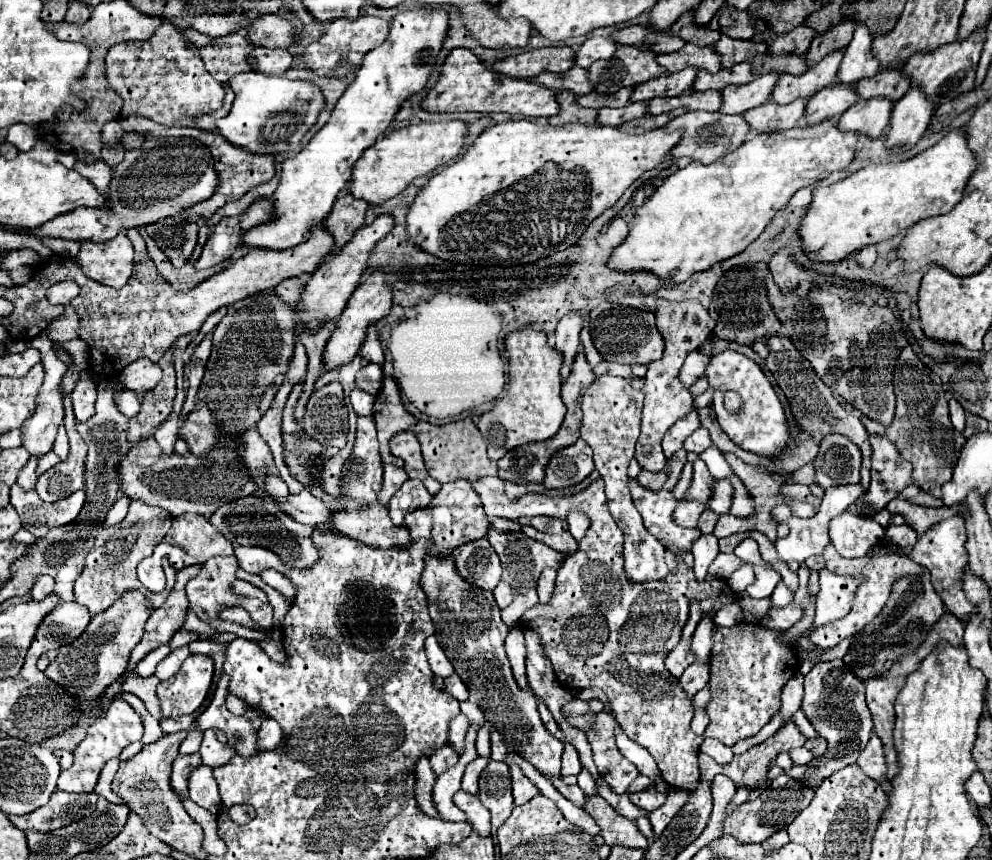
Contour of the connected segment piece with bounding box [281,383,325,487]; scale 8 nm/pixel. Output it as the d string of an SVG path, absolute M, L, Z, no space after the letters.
M297 383L293 391L289 393L289 399L283 409L283 441L285 441L285 465L289 467L289 473L293 479L297 479L301 485L309 487L317 479L315 459L321 457L325 451L323 445L313 441L303 431L303 425L295 419L295 405L303 393L303 383Z

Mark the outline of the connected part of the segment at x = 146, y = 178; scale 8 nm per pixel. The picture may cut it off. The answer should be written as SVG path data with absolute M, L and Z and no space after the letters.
M191 137L147 139L143 147L127 151L125 159L115 167L115 175L109 185L111 209L75 209L73 213L65 213L65 217L55 217L53 221L49 221L49 225L41 225L41 229L29 229L21 233L29 233L35 237L103 243L129 227L149 225L153 221L181 213L195 203L213 197L215 191L217 169L213 165L213 155L209 153L209 149L205 149L205 145L201 145L201 141Z

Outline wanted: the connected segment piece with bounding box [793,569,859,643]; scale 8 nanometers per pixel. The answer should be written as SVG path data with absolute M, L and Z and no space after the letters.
M821 569L819 585L815 621L803 635L795 637L793 643L797 643L801 637L807 639L807 635L813 633L815 627L821 627L821 625L827 625L827 621L837 621L837 619L845 617L851 609L851 599L853 599L853 593L855 593L859 581L855 577L841 577L828 569Z

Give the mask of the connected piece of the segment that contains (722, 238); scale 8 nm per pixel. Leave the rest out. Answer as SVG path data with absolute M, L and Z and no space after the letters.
M833 117L833 119L825 119L825 121L817 123L817 125L807 125L807 127L801 127L801 129L793 127L793 129L785 129L785 131L777 131L777 133L759 133L759 135L751 137L749 141L745 141L741 147L737 147L733 153L727 153L727 155L721 157L719 161L713 161L713 165L697 165L695 161L689 163L687 167L683 167L683 169L675 171L673 175L669 175L669 177L665 179L665 183L663 183L661 187L657 187L657 191L655 191L649 199L645 199L645 203L641 205L641 209L637 209L637 213L635 213L635 217L633 217L633 221L631 221L627 239L613 251L613 255L611 255L609 261L607 261L609 267L611 267L611 269L617 269L617 271L651 271L651 273L655 273L655 275L661 277L661 279L669 279L669 281L681 283L681 281L685 281L685 277L691 277L691 275L697 273L697 271L709 269L709 265L713 265L713 263L717 263L717 261L723 261L723 259L729 259L729 257L733 257L733 255L741 253L751 241L755 241L755 239L761 235L761 231L763 231L765 225L773 219L773 215L789 203L789 199L795 195L795 191L799 191L801 187L813 185L813 183L819 181L819 179L825 179L825 177L827 177L829 173L833 173L833 171L839 171L839 169L849 167L849 163L855 159L857 139L859 139L857 133L851 133L851 131L843 133L843 131L839 131L839 129L837 129L837 119Z

